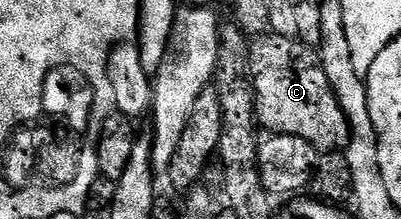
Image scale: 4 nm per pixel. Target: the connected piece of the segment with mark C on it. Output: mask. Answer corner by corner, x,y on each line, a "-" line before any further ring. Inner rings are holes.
270,32
256,37
250,43
251,48
251,77
255,84
255,117
258,125
263,126
272,135
284,134
285,136
301,136
301,140
305,140
309,144
313,144
315,149
320,152
339,152
347,145
347,121
345,120
345,112
341,112
341,104
337,100
337,96
333,92
333,88
329,84
329,76
325,76
325,68
319,63
319,56
314,45
306,46
303,40
299,38
286,38
280,34
272,34

